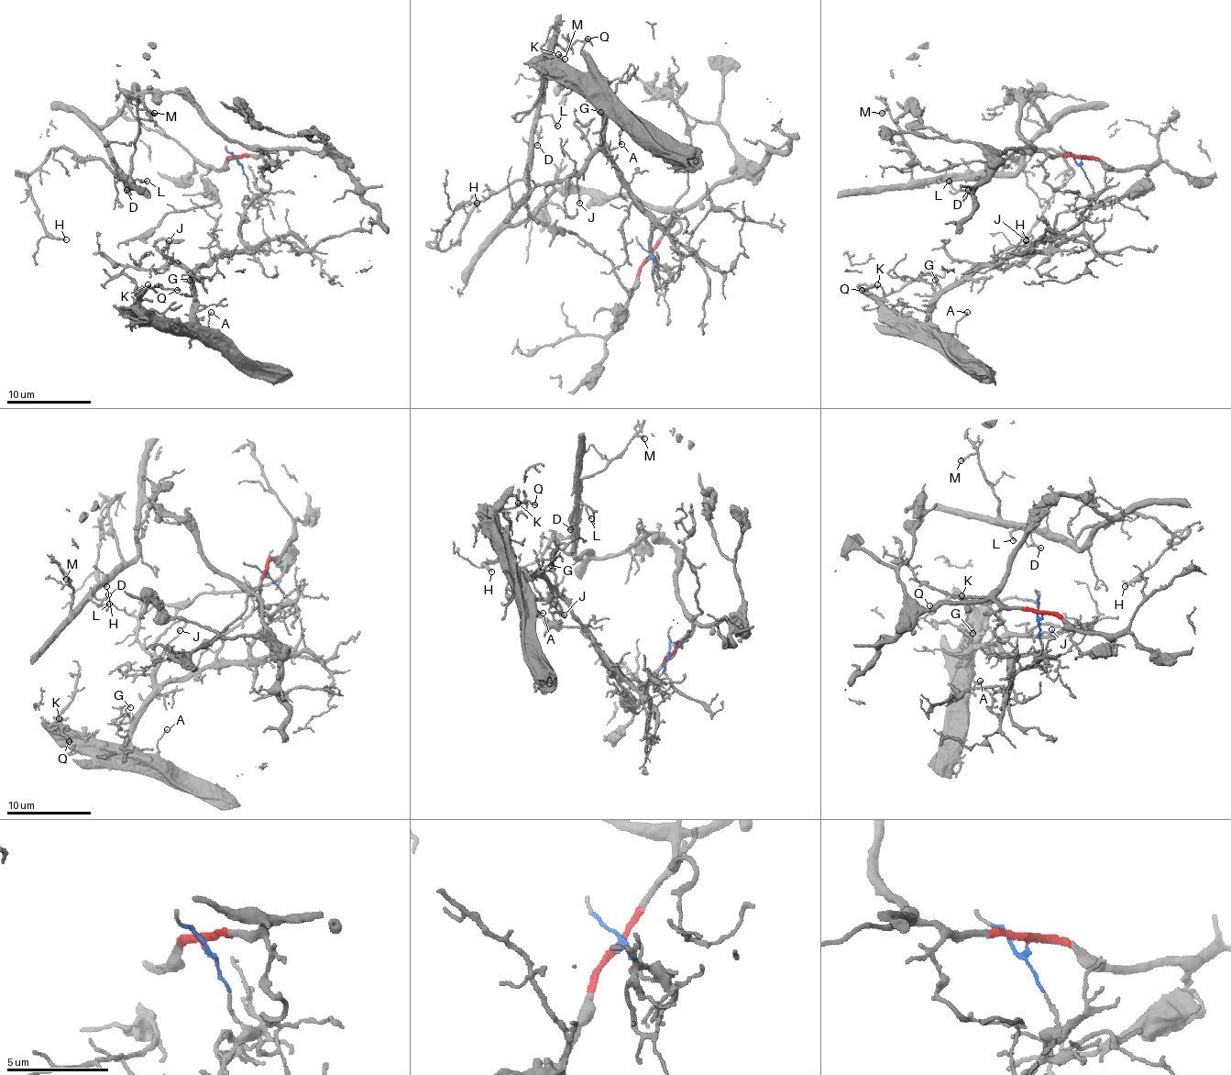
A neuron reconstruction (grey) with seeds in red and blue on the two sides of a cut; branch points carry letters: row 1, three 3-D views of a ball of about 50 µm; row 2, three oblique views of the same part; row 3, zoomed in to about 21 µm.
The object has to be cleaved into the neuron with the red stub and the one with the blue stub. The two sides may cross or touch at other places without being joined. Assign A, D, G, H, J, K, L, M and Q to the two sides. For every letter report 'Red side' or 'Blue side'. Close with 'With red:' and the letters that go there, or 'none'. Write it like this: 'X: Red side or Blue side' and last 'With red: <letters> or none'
A: Blue side
D: Red side
G: Blue side
H: Red side
J: Blue side
K: Blue side
L: Red side
M: Red side
Q: Blue side
With red: D, H, L, M

